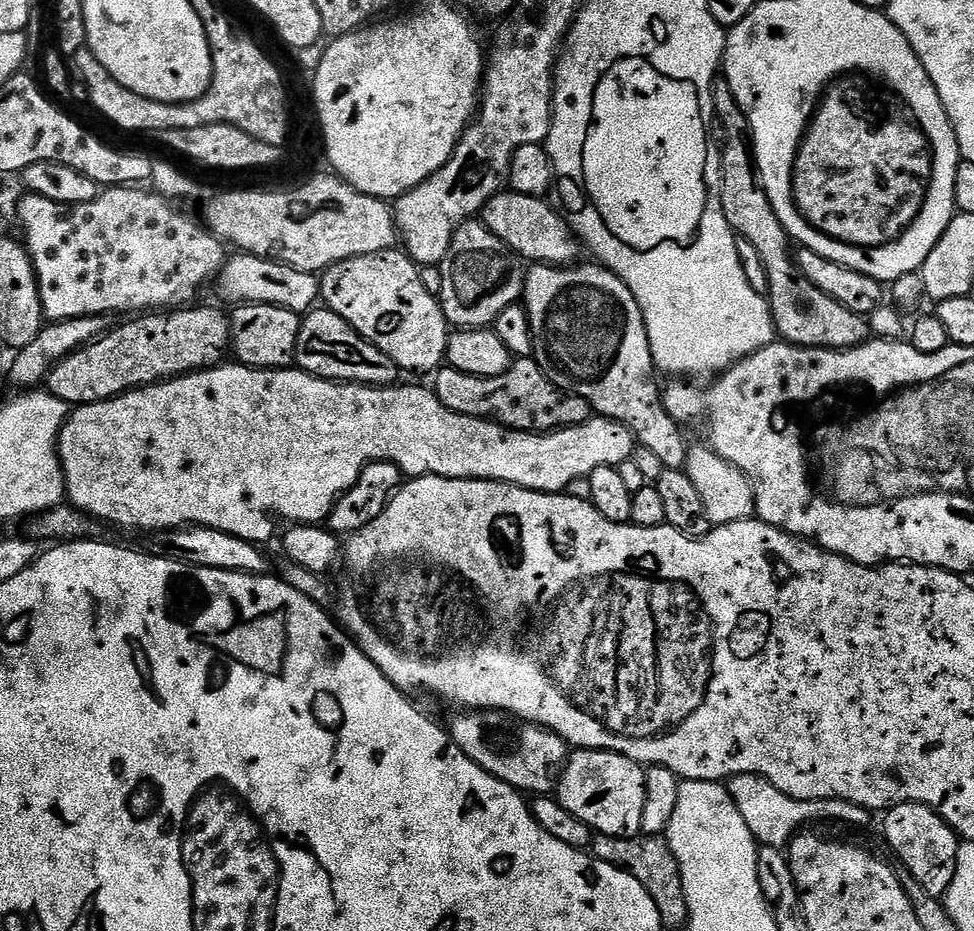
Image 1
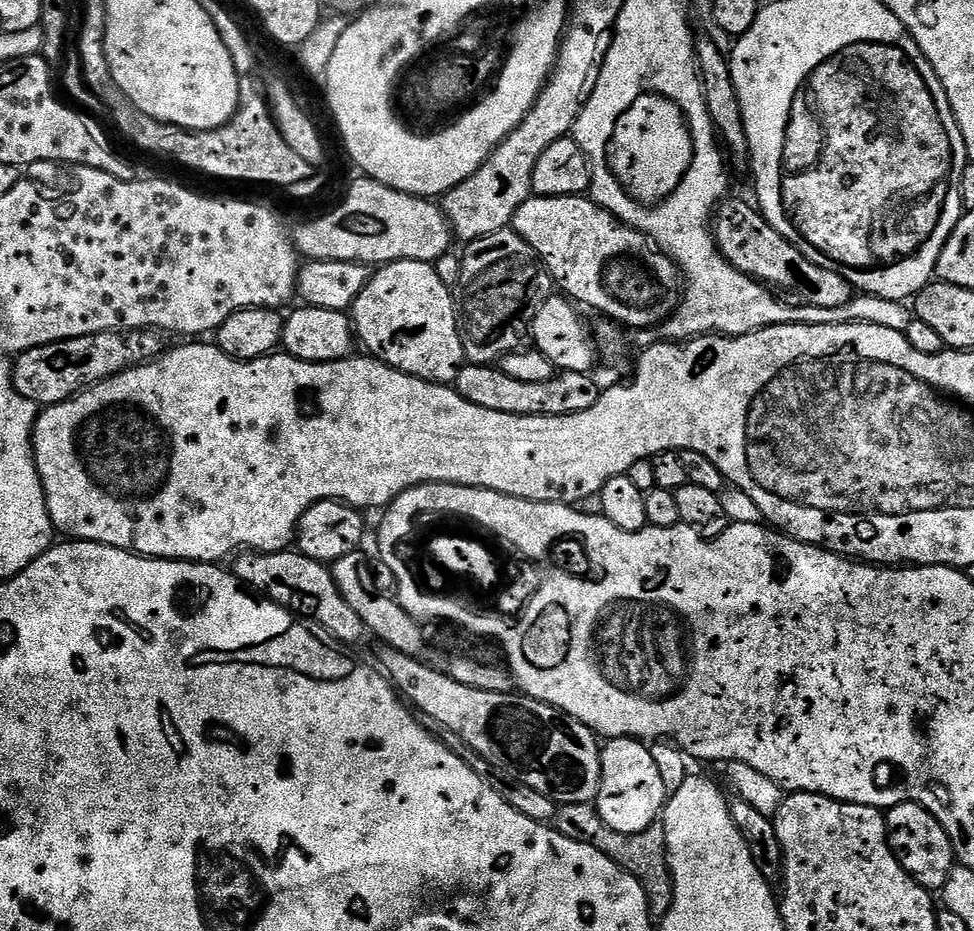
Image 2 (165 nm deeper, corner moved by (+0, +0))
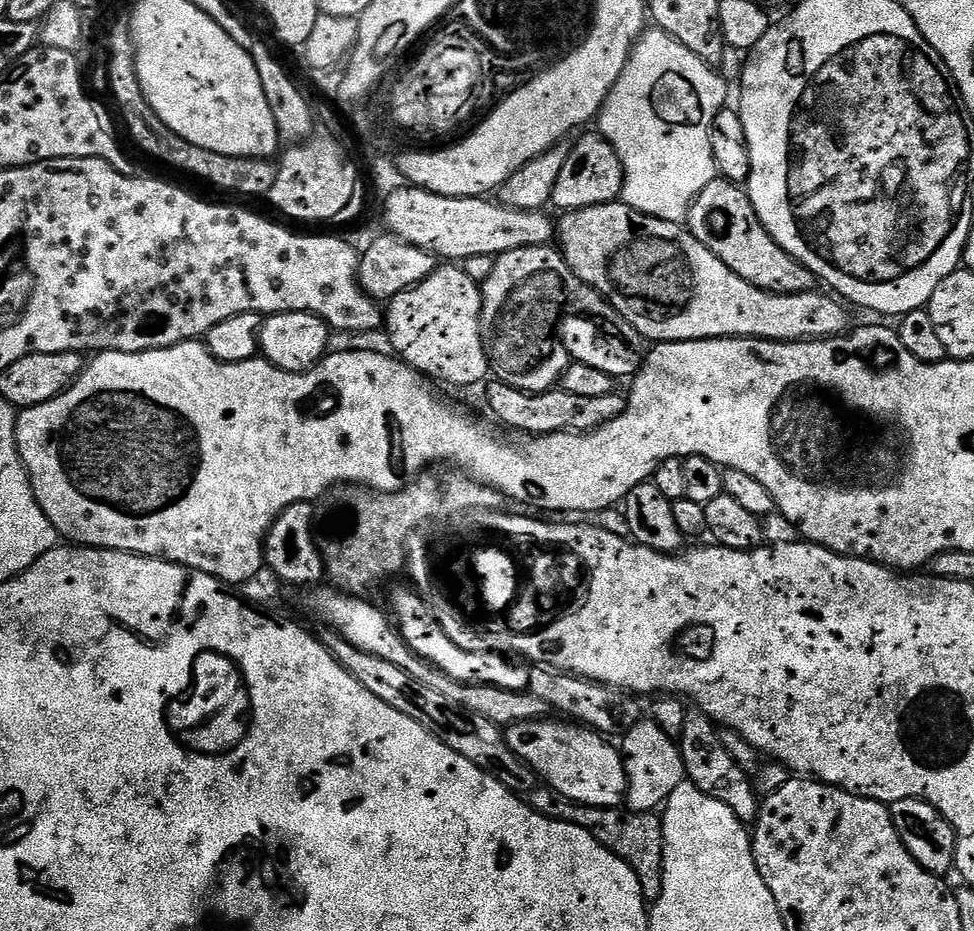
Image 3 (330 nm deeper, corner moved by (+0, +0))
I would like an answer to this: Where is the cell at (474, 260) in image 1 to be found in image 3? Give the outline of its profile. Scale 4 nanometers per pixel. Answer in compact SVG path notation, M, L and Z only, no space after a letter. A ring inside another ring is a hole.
M552 246L519 248L495 257L490 278L480 284L480 337L484 353L488 356L488 367L495 379L523 392L551 392L559 385L568 369L570 357L563 346L558 346L554 333L566 307L564 283L572 279L568 263Z

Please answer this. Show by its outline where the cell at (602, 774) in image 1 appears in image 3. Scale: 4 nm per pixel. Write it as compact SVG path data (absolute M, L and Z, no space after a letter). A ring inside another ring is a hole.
M650 718L637 720L629 732L623 733L624 770L628 779L626 804L632 812L655 813L679 784L685 783L684 763L680 757L679 743L666 735Z

